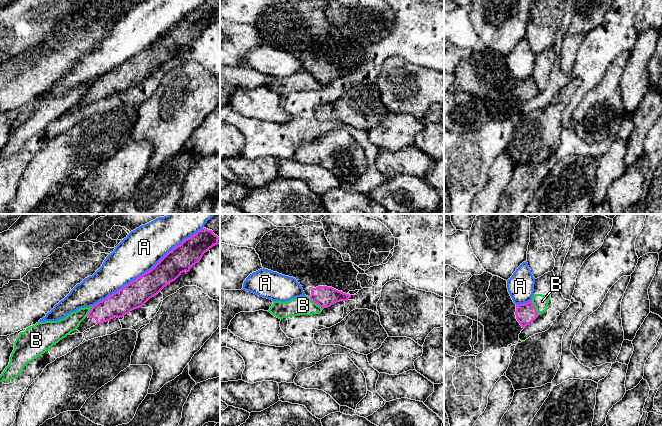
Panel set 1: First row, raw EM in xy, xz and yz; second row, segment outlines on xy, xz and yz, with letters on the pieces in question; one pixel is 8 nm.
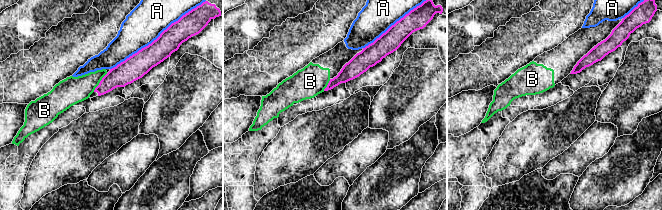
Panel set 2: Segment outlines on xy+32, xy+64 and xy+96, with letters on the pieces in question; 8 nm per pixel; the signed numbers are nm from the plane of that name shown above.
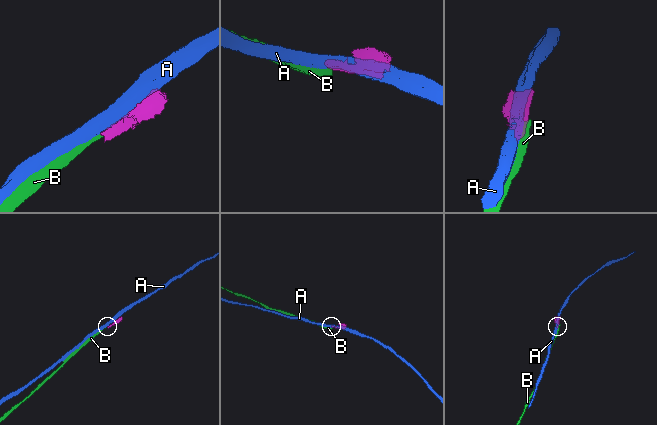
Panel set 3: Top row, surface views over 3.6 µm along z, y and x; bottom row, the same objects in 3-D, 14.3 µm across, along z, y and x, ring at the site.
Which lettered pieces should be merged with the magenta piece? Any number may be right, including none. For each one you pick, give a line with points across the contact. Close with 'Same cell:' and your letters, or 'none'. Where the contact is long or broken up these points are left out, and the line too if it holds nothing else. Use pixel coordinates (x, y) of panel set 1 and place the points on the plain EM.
Same cell: none

